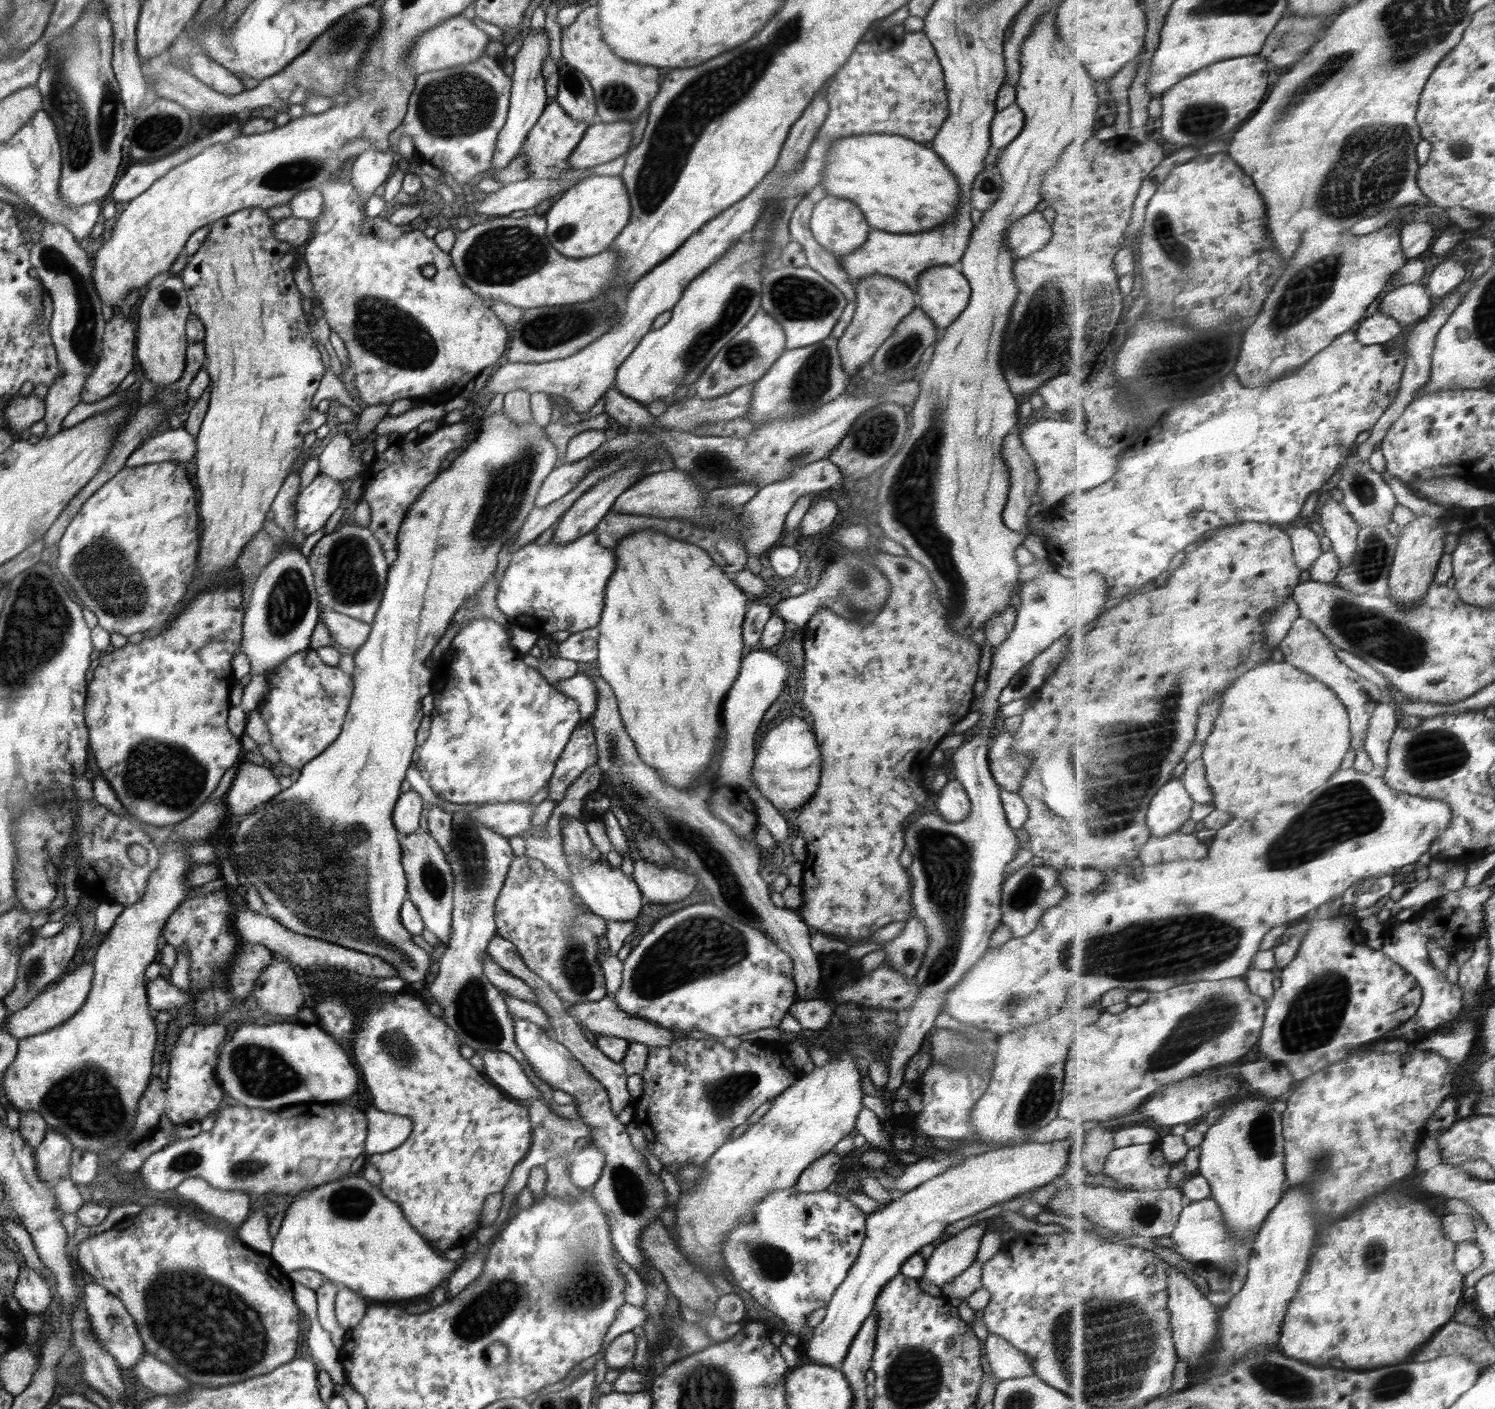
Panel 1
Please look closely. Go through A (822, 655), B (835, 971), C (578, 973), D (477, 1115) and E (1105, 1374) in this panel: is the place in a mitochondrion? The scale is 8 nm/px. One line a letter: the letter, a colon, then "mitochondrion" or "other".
A: other
B: other
C: mitochondrion
D: other
E: mitochondrion

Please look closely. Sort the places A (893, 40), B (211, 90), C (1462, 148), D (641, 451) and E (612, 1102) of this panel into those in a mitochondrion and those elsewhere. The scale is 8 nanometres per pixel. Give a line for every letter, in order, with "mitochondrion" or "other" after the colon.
A: other
B: other
C: mitochondrion
D: mitochondrion
E: other

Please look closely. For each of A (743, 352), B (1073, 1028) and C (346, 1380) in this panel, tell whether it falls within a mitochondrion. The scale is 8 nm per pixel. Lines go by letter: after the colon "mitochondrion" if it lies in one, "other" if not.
A: mitochondrion
B: other
C: other

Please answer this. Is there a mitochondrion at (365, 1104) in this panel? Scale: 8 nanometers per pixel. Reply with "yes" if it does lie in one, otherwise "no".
no

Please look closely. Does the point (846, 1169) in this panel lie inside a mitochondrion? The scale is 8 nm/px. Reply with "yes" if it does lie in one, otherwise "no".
no

